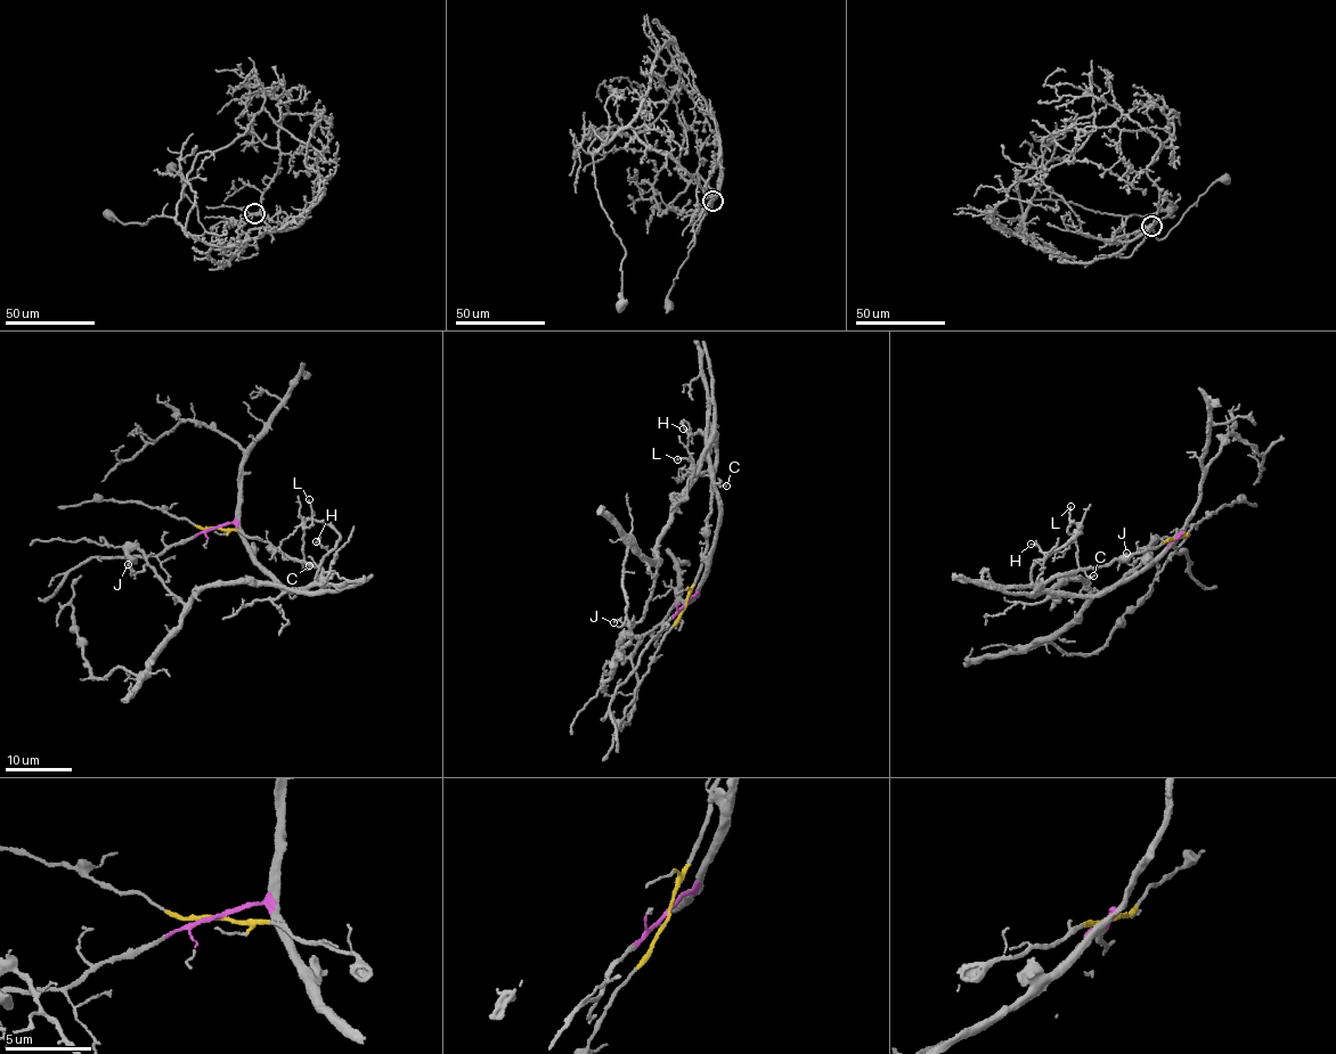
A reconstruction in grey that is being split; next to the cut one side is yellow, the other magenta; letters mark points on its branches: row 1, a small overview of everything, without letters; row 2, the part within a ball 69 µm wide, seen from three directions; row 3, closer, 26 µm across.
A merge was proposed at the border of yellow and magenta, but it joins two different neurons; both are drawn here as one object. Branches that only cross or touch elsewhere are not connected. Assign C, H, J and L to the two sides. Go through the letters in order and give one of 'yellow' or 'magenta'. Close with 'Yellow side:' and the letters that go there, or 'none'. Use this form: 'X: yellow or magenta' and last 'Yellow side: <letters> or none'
C: yellow
H: magenta
J: yellow
L: yellow
Yellow side: C, J, L

